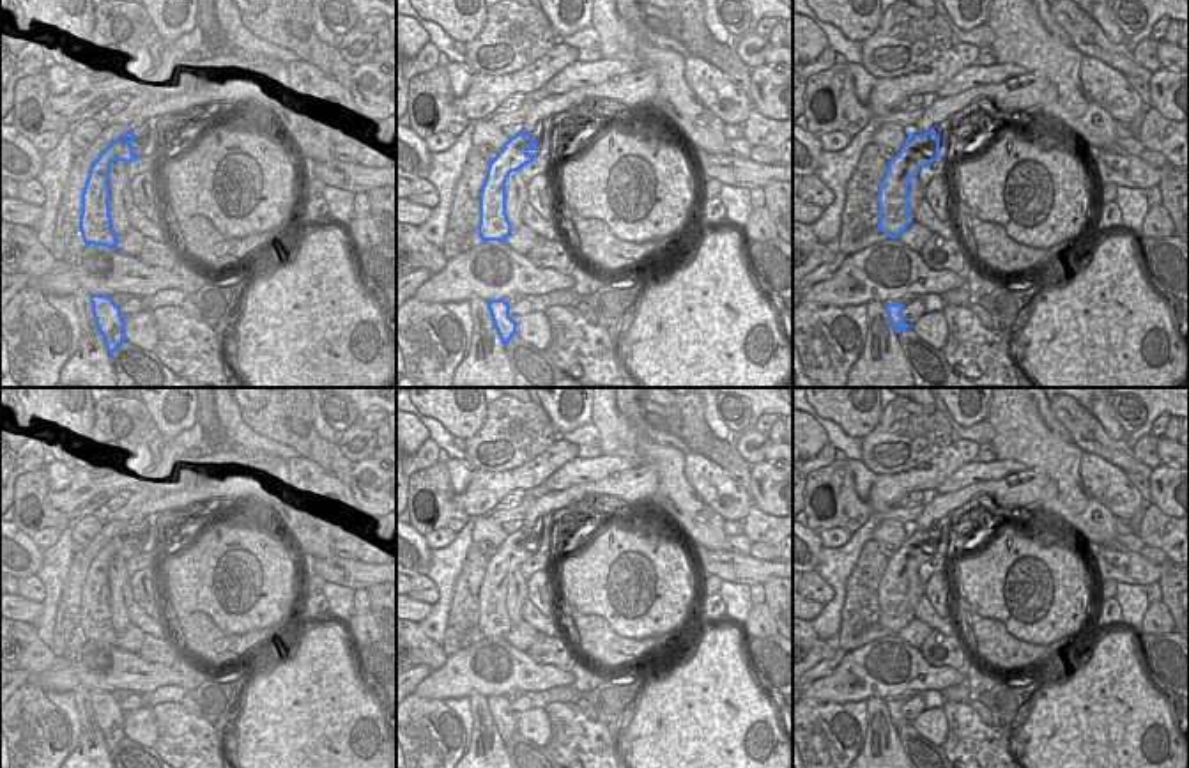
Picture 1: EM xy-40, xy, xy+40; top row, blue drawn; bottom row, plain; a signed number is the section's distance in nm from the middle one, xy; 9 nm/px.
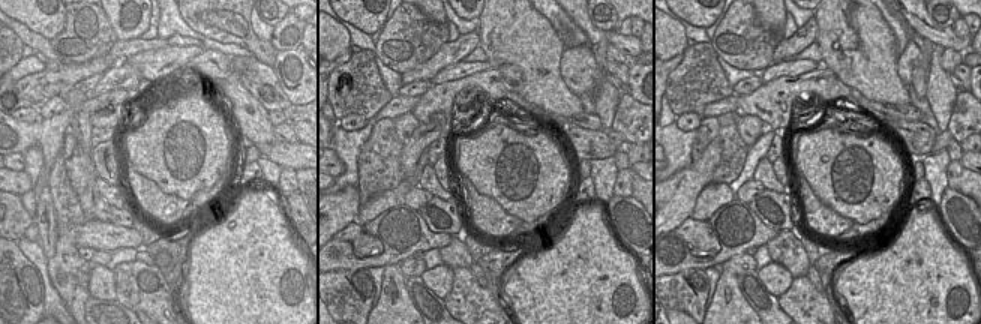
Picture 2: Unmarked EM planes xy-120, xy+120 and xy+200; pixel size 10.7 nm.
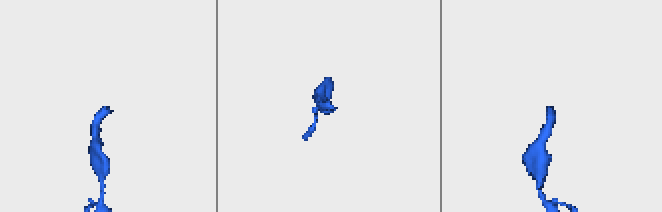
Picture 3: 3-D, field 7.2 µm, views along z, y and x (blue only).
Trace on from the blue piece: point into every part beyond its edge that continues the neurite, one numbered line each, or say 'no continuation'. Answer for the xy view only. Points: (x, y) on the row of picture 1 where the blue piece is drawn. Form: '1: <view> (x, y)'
1: xy (545, 126)

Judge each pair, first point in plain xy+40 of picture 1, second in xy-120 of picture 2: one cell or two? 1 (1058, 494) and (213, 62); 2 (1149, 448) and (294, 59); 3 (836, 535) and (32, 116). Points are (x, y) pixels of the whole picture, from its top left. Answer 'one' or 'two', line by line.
1: two
2: two
3: one

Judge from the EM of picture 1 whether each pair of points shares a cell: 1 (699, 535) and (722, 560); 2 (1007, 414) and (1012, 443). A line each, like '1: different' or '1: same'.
1: different
2: same

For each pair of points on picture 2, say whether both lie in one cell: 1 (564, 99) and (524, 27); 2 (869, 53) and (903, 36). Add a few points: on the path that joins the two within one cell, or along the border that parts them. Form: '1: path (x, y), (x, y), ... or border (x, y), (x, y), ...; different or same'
1: path (546, 83), (536, 72), (536, 48), (533, 45); same
2: border (881, 15), (896, 41), (897, 56); different

